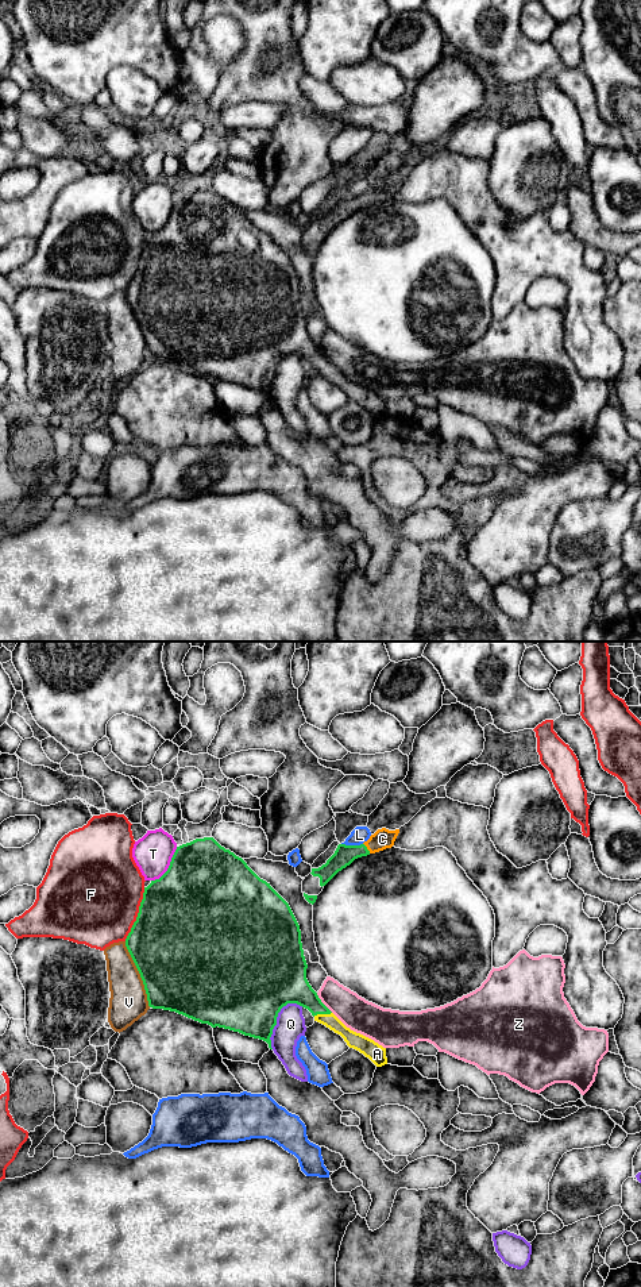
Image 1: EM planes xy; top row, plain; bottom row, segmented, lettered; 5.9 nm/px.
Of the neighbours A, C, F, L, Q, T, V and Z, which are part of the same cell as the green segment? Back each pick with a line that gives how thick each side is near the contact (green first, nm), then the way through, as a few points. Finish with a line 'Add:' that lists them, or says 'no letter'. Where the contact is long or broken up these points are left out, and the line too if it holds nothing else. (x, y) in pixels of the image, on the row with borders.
A: calibres 200 and 100 nm
C: calibres 120 and 120 nm; way xy (344, 855), (366, 848), (382, 839)
Add: A, C

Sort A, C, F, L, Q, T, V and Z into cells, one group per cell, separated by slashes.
A C / F / L / Q / T / V / Z

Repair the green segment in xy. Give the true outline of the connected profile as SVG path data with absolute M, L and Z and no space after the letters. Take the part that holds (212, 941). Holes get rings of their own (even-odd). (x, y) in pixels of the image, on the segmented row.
M213 837L196 839L177 847L167 871L144 887L126 947L140 974L148 1006L152 1009L175 1012L212 1028L219 1026L263 1040L273 1049L270 1037L278 1013L287 1003L297 1003L377 1067L387 1064L386 1048L347 1028L309 984L301 930L289 903L242 858L221 847Z

